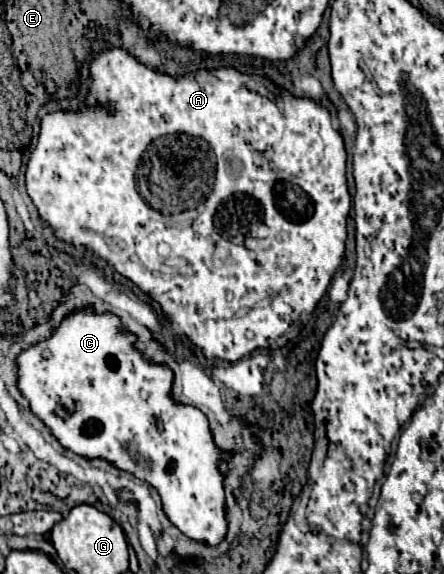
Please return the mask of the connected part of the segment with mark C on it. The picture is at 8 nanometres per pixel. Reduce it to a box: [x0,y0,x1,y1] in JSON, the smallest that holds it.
[18,313,226,545]

